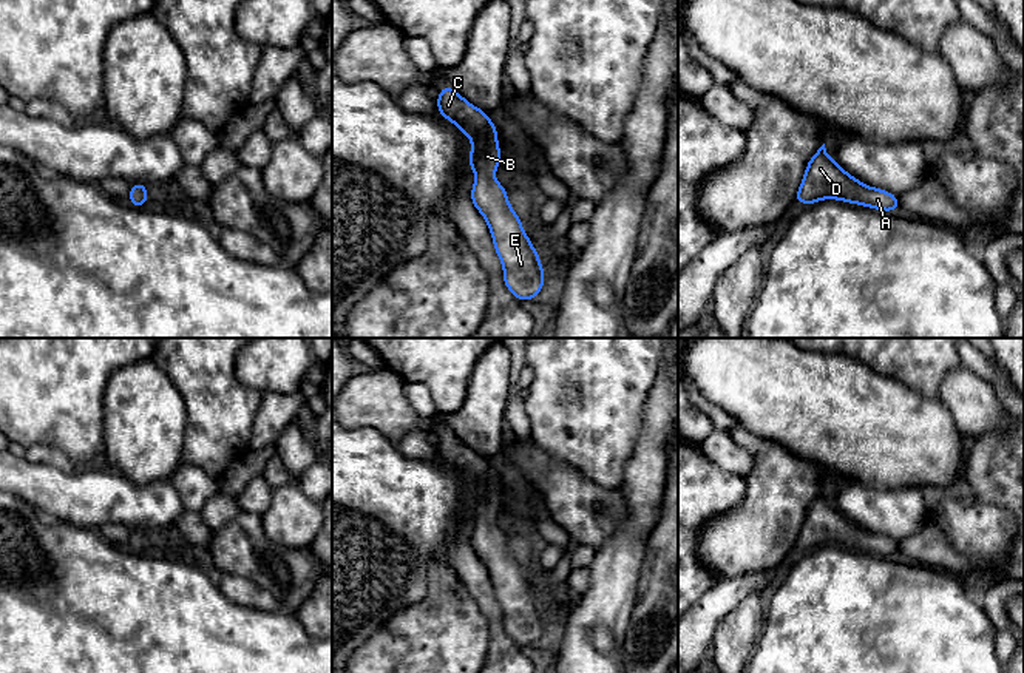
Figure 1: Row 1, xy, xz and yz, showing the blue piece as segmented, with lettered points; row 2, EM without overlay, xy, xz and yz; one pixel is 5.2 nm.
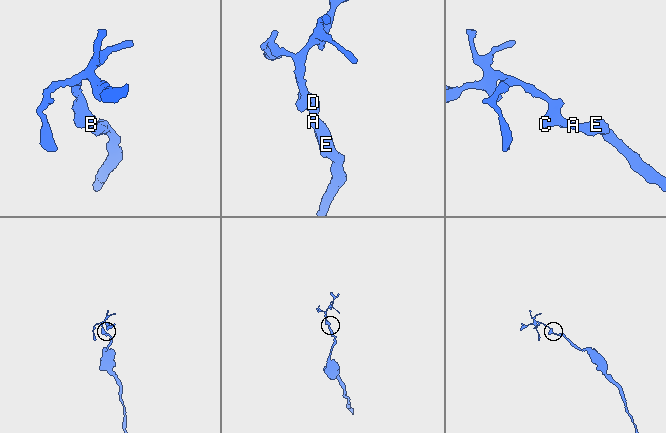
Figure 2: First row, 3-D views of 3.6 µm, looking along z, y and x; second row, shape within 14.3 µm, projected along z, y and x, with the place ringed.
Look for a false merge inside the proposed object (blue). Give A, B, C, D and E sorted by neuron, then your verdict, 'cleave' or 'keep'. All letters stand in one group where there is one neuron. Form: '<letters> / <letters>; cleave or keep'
A B C D E; keep

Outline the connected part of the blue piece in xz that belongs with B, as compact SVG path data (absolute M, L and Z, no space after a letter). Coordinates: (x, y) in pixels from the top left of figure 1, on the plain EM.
M443 432L436 446L439 460L463 477L473 489L466 508L476 520L470 545L491 577L504 614L504 630L520 648L534 645L545 617L537 596L508 548L507 534L494 525L500 509L499 479L488 458L470 449L453 432Z

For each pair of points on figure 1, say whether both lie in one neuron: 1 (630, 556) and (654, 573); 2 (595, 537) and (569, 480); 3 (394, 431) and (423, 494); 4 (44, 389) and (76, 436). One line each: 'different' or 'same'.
1: different
2: same
3: different
4: same

